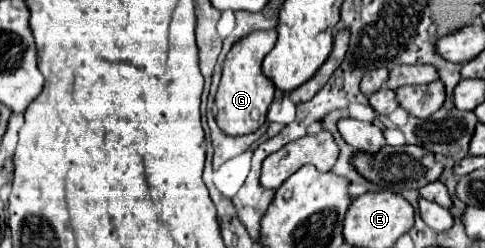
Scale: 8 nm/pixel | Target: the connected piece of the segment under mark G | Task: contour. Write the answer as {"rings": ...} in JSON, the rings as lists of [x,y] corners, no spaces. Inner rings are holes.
{"rings":[[[275,28],[257,30],[257,32],[247,34],[239,42],[235,42],[231,52],[225,58],[223,76],[219,82],[215,104],[217,104],[217,124],[229,136],[241,136],[241,134],[255,132],[265,122],[265,114],[267,114],[267,108],[273,100],[275,88],[263,76],[261,62],[271,52],[275,42],[277,42],[277,30]]]}

